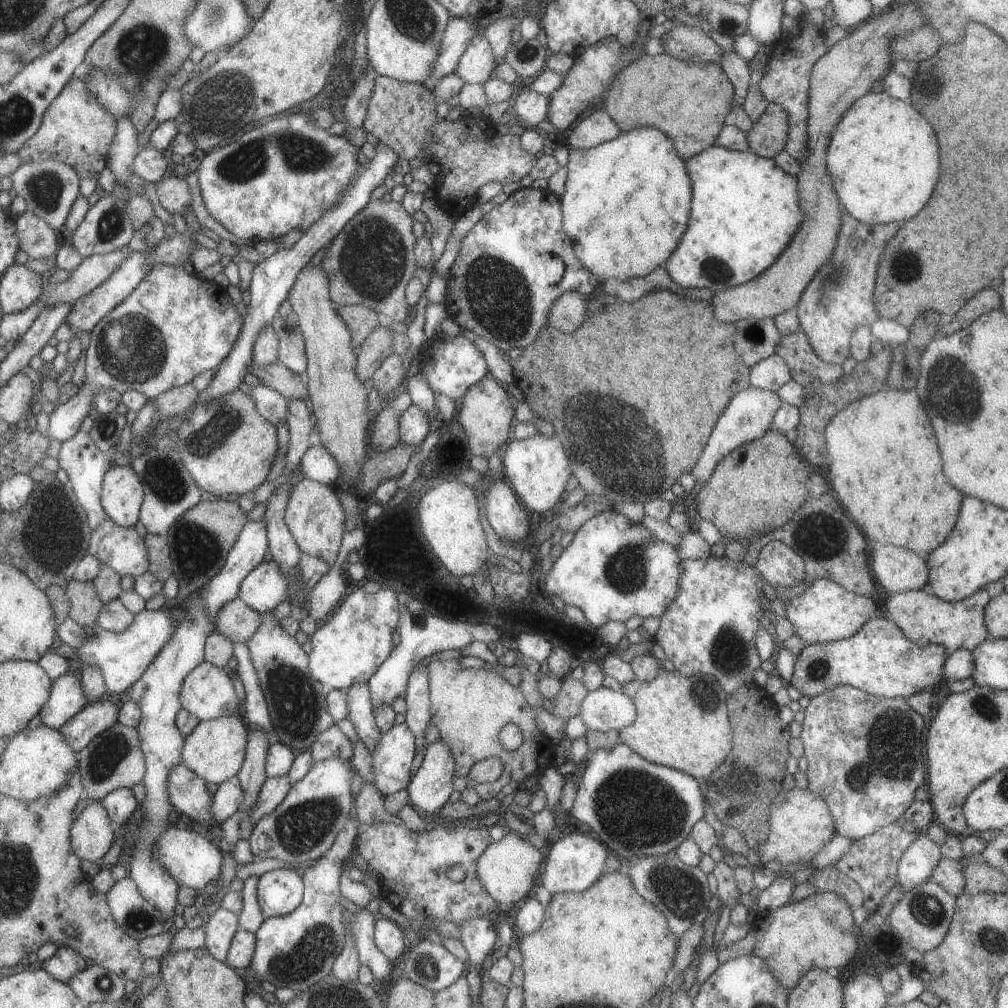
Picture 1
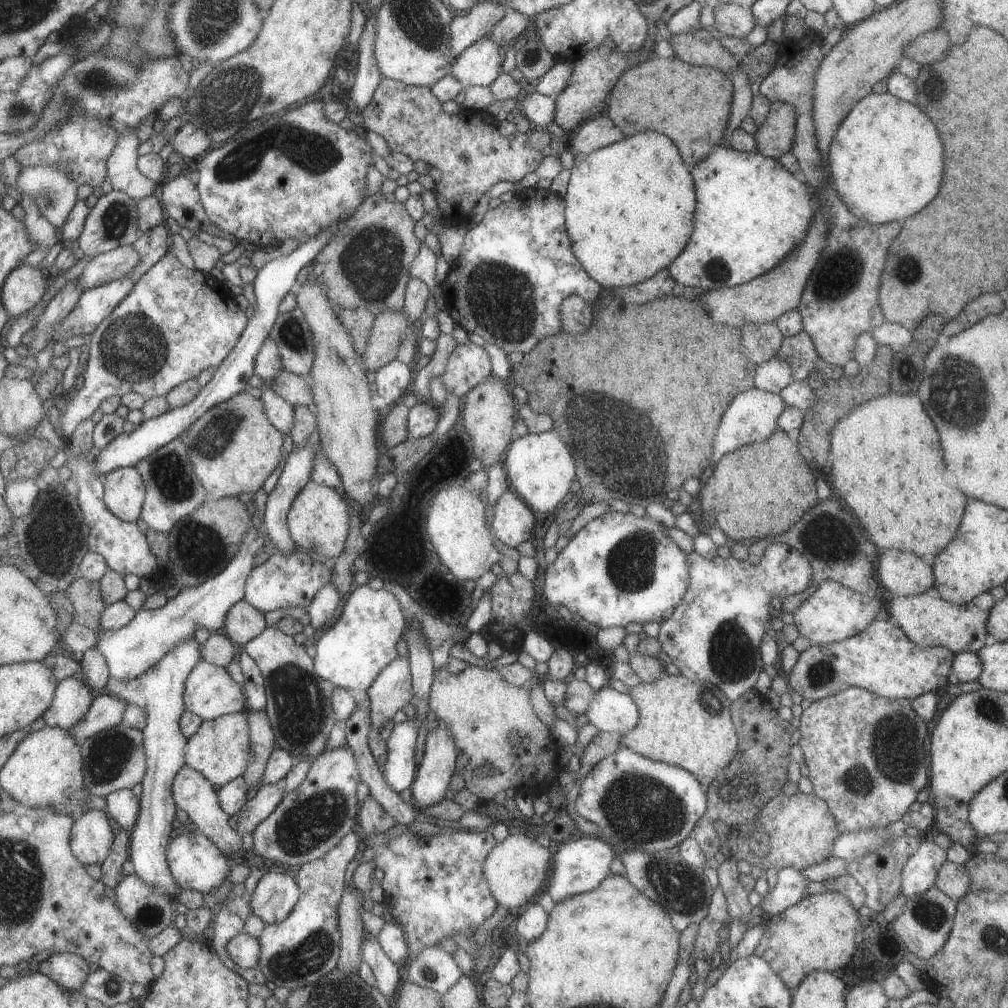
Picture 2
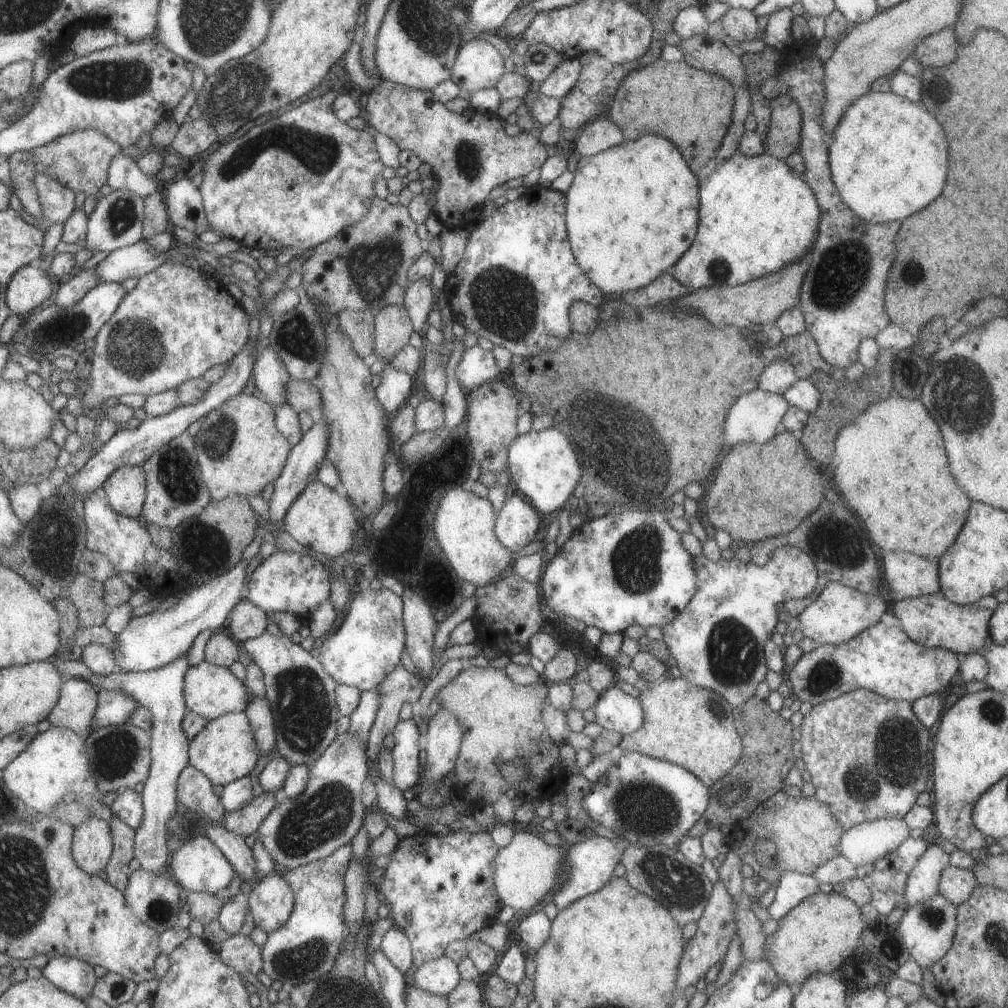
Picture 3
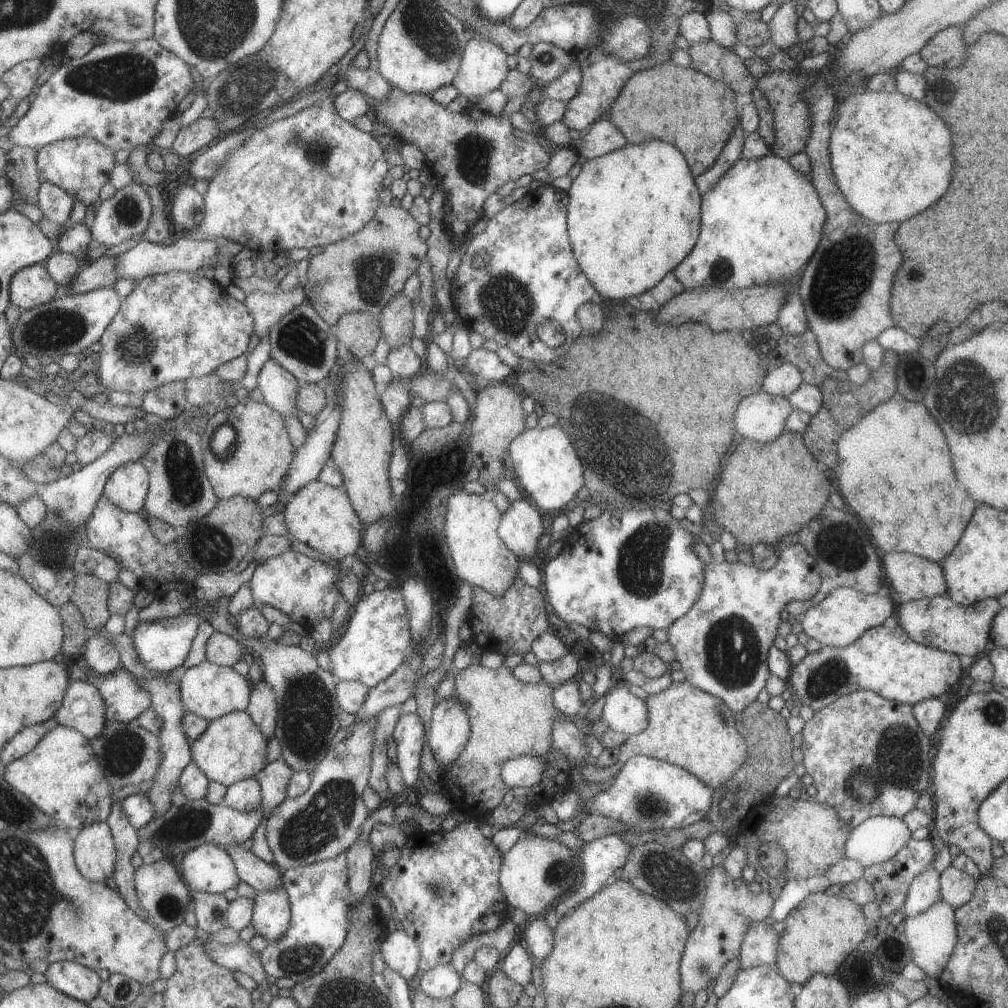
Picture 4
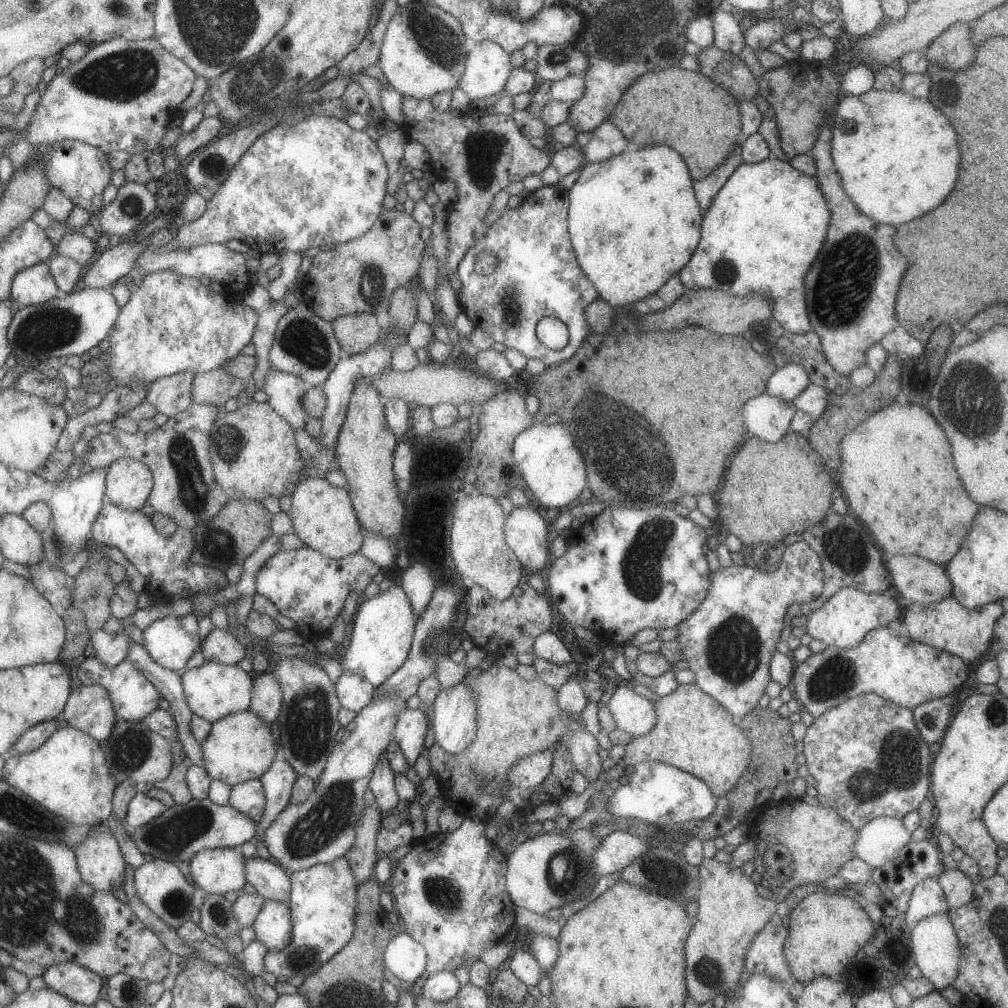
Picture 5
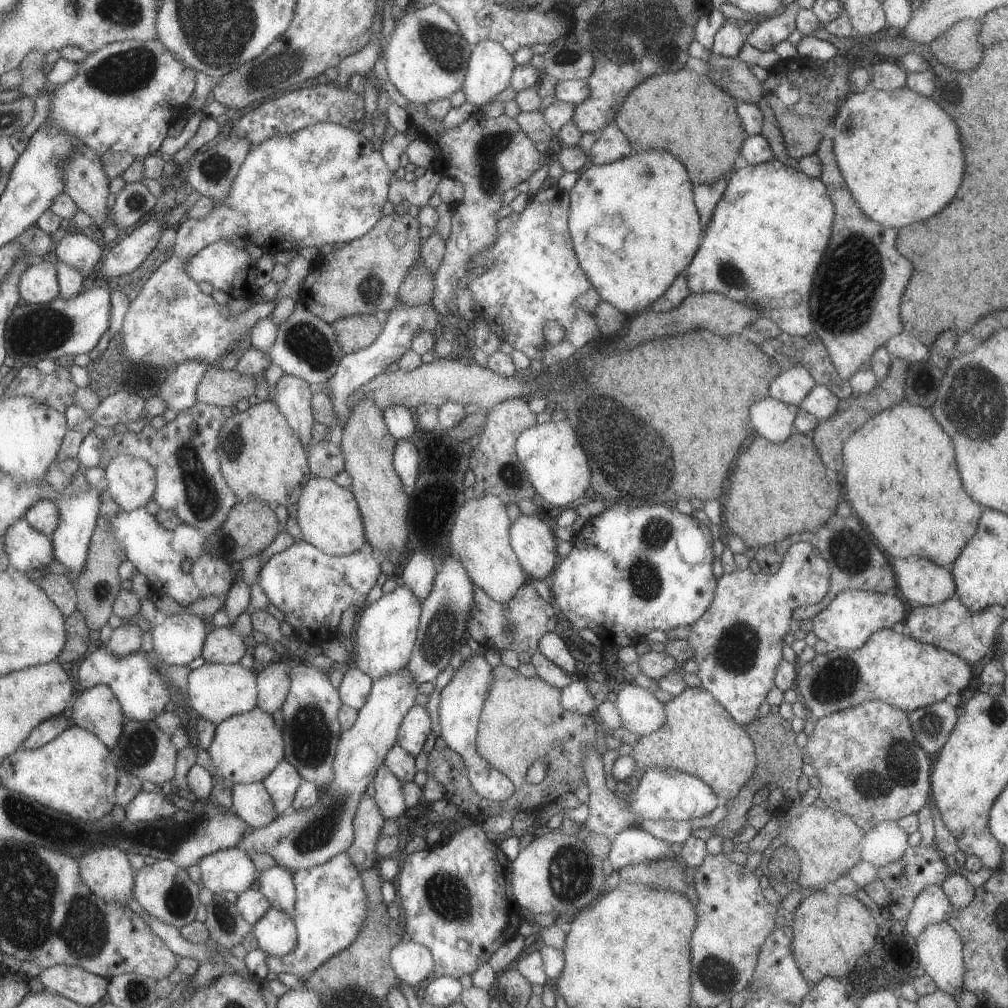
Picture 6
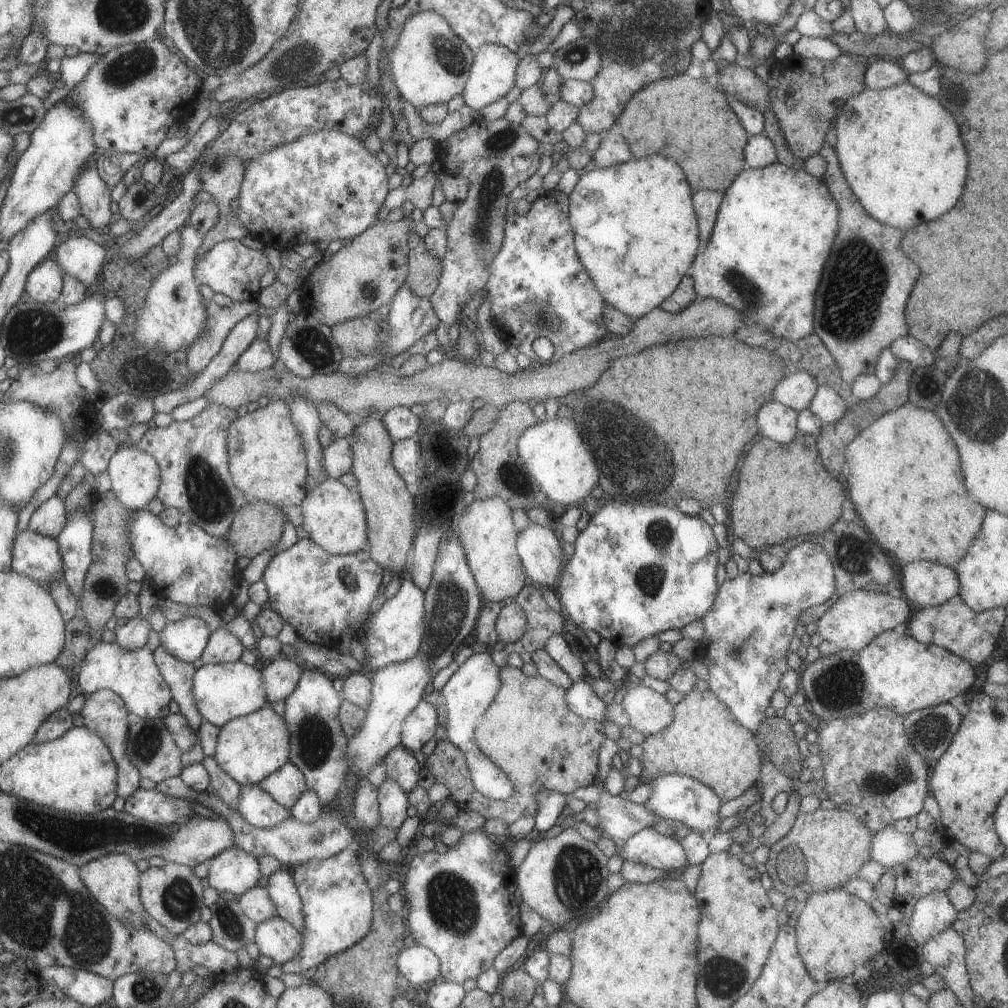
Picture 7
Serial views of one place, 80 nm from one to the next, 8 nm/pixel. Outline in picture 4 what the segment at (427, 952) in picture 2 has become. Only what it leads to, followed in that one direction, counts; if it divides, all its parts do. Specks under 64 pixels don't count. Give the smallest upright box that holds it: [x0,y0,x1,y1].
[418,963,462,999]

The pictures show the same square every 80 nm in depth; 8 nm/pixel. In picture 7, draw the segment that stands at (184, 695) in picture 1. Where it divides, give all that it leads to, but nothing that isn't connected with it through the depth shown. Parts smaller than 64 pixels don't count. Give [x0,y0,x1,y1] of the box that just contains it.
[191,660,267,727]

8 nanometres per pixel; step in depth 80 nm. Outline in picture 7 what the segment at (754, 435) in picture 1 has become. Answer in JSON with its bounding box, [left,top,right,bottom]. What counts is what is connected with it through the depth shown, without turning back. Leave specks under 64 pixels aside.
[757,400,799,444]

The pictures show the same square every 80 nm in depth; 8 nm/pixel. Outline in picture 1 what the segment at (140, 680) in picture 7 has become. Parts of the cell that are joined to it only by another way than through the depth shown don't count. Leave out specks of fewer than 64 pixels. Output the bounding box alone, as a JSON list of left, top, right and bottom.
[58,696,119,753]

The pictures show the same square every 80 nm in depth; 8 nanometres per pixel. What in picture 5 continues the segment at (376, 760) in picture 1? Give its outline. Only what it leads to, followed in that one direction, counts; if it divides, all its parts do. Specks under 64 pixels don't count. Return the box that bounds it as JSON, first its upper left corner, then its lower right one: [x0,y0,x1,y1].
[392,708,428,787]

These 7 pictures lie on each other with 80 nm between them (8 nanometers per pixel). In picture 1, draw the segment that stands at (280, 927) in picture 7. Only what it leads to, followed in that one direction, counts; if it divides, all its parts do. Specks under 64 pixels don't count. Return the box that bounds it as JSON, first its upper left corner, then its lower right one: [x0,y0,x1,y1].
[256,869,304,919]

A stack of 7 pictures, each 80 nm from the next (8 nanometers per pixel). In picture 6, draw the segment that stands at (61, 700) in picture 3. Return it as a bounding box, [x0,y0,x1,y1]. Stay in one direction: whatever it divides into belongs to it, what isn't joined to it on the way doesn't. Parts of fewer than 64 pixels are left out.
[68,685,124,749]

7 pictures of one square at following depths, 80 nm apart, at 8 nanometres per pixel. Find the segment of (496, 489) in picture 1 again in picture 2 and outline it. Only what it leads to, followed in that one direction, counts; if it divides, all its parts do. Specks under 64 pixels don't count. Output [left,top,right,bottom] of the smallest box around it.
[489,488,533,549]

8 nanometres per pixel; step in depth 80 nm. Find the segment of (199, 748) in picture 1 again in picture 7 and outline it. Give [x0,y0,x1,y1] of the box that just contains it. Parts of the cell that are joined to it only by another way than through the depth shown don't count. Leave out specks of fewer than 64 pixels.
[213,705,289,786]

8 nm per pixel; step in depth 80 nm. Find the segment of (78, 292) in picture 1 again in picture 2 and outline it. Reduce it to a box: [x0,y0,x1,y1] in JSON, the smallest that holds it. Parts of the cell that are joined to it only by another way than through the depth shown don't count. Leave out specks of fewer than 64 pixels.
[75,245,139,290]

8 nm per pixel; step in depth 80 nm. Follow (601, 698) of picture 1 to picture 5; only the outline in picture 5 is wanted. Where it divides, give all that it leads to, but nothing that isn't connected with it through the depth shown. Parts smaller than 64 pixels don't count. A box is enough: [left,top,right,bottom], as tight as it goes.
[607,685,656,737]

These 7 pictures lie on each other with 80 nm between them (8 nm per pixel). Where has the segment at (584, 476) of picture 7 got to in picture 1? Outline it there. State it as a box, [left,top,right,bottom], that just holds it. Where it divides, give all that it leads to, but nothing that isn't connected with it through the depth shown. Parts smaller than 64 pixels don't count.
[500,435,571,514]

